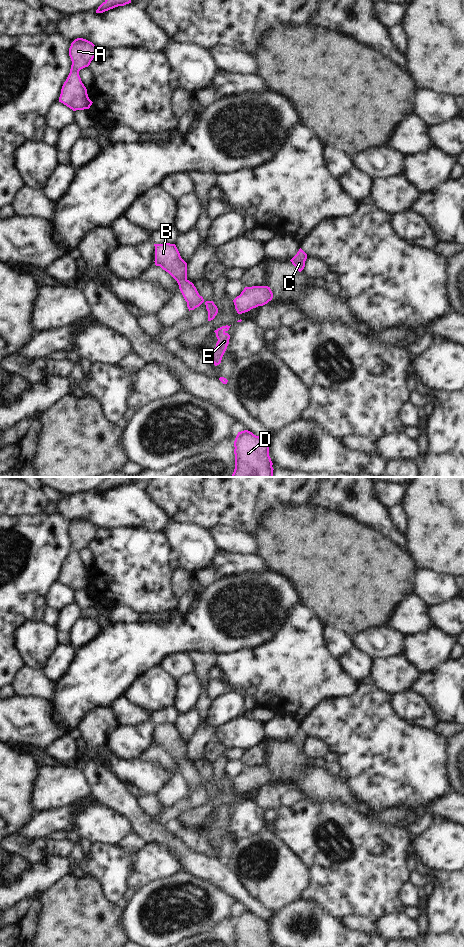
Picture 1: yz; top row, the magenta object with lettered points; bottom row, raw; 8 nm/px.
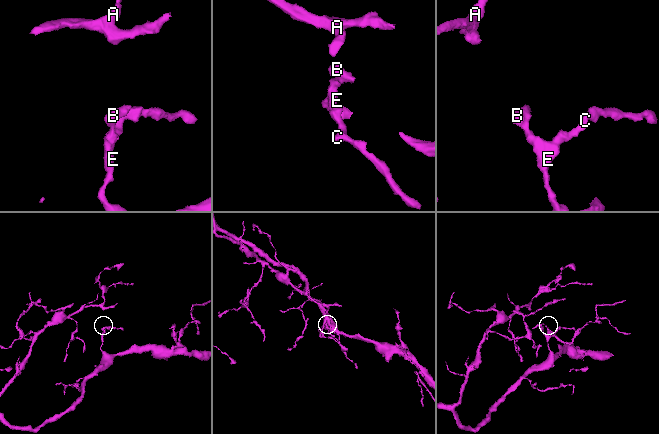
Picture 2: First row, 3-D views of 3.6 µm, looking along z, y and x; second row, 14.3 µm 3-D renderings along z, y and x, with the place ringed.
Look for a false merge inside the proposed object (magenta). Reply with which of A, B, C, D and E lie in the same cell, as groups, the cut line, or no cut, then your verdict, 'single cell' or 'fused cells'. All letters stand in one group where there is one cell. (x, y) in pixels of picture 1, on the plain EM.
A B C D E | no cut | single cell

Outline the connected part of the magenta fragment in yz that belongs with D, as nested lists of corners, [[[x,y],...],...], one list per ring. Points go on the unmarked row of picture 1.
[[[248,910],[238,912],[234,921],[235,947],[272,947],[268,923]]]

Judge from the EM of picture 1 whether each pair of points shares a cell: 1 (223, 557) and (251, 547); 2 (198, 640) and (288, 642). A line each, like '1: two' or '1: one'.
1: two
2: two

